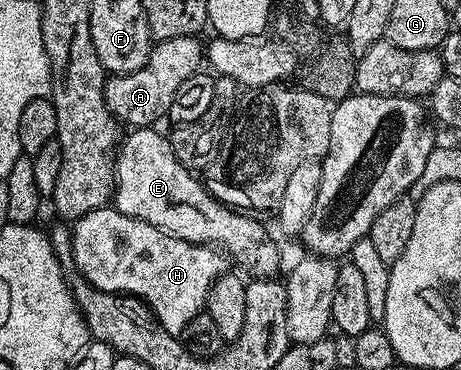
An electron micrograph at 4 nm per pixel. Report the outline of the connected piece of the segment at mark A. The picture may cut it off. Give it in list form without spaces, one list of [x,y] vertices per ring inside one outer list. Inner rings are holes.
[[[183,36],[182,38],[170,38],[162,40],[152,45],[152,53],[148,56],[148,61],[137,72],[125,74],[112,74],[104,81],[104,107],[117,121],[132,124],[133,129],[146,128],[155,125],[159,116],[163,117],[167,113],[170,102],[174,102],[174,90],[190,78],[190,74],[201,71],[202,68],[202,46],[197,43],[196,36]]]

